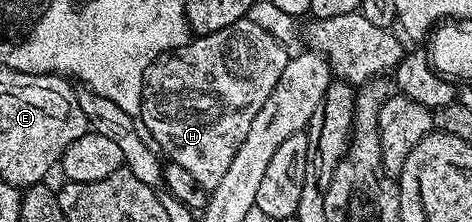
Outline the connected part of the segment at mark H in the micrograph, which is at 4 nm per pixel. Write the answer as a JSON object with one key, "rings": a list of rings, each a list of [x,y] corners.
{"rings":[[[248,19],[203,37],[195,36],[179,49],[160,54],[148,67],[142,84],[141,128],[167,158],[170,156],[173,164],[187,169],[200,187],[212,190],[228,172],[236,151],[240,151],[240,143],[244,143],[248,127],[252,127],[252,119],[256,119],[256,111],[264,107],[264,99],[272,95],[272,87],[276,87],[280,75],[284,75],[287,60],[286,48],[264,31],[264,27]]]}

